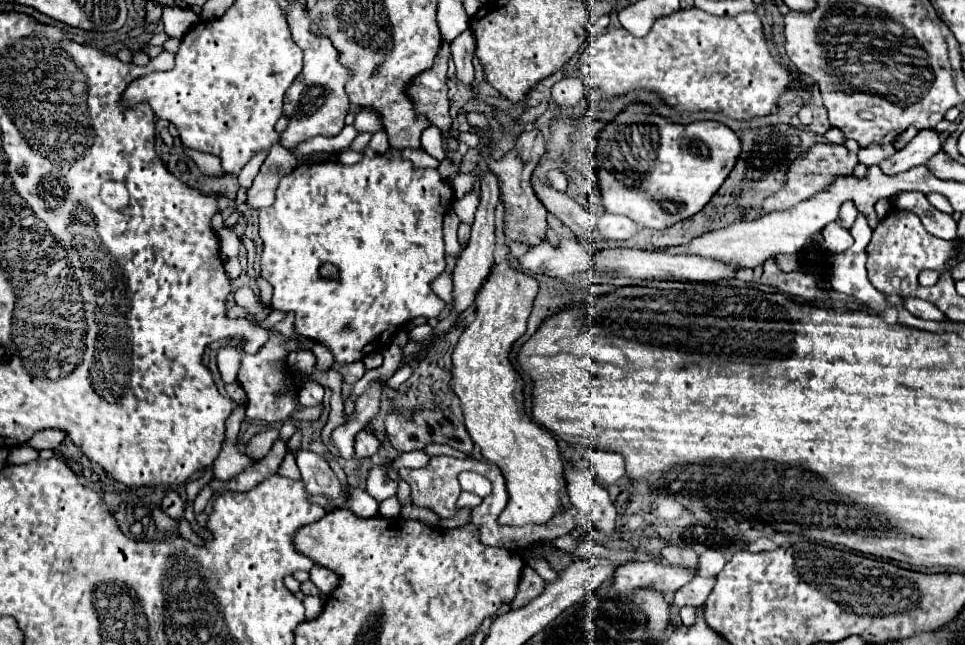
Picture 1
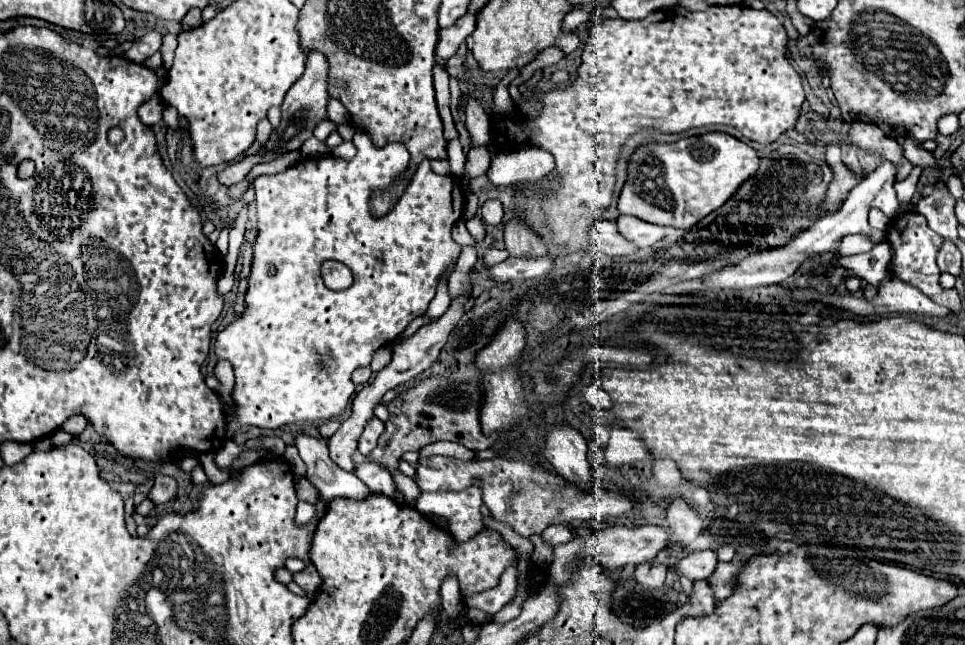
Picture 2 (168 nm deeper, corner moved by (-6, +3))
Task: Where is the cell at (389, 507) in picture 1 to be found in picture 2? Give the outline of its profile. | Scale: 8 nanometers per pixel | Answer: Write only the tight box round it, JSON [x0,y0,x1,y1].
[354,461,398,499]

